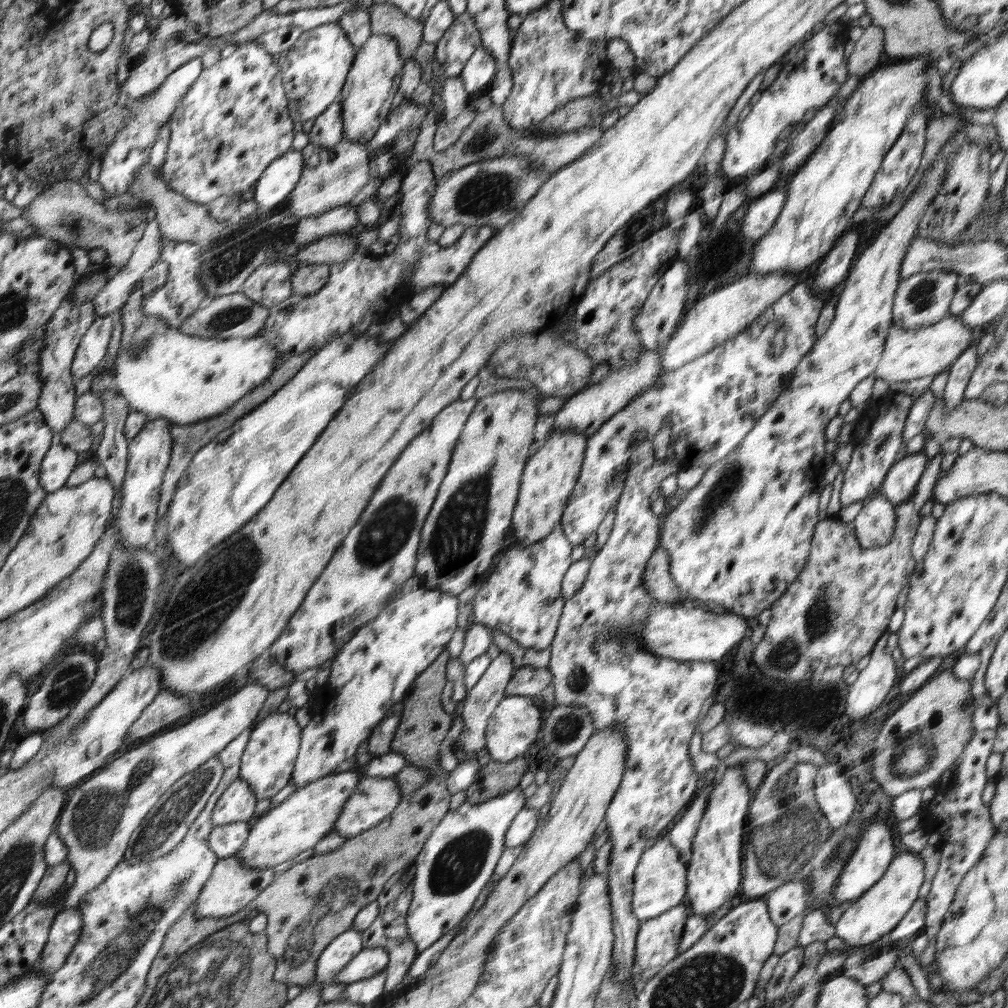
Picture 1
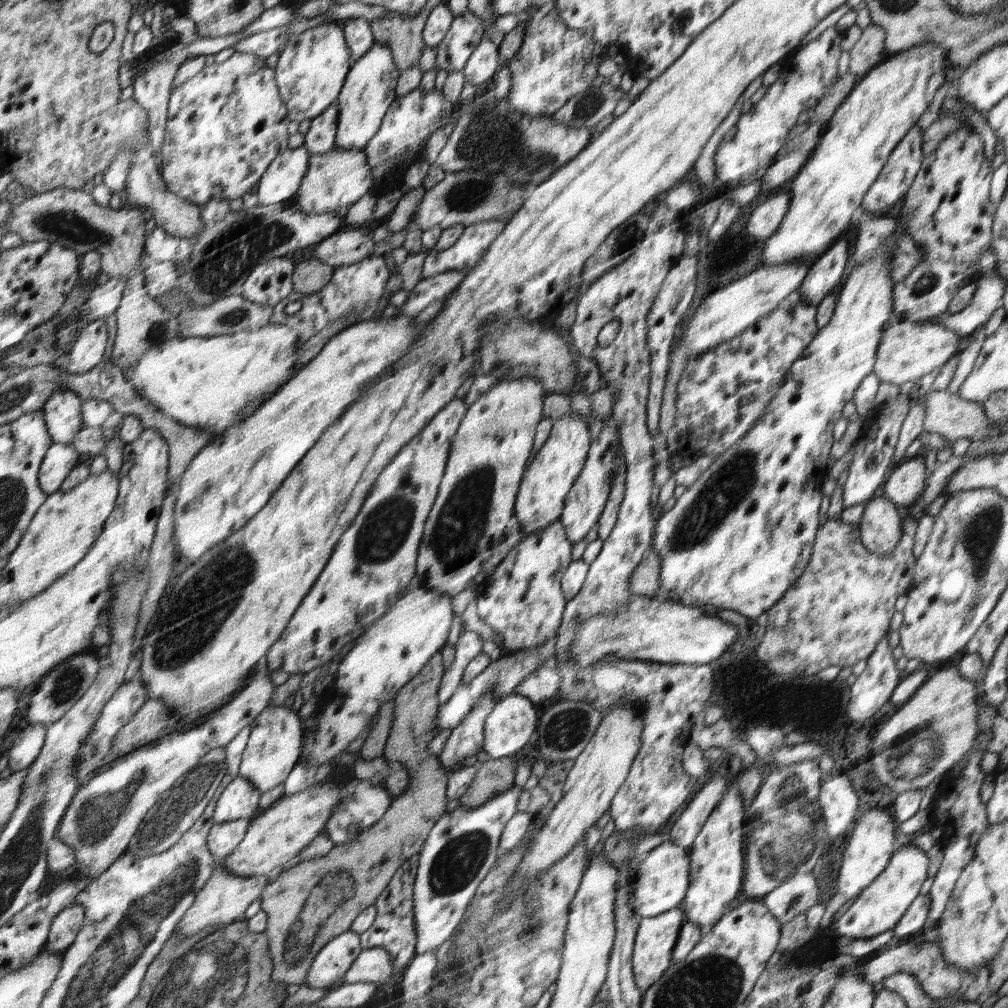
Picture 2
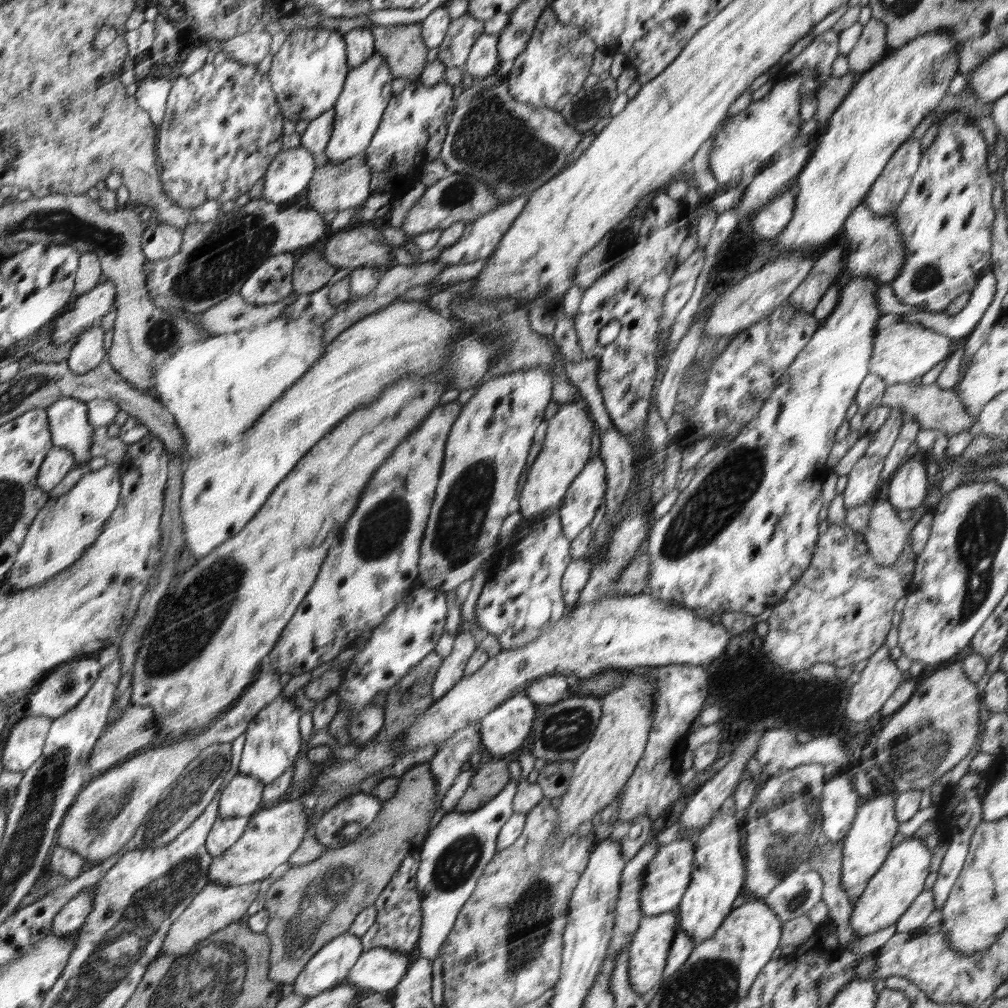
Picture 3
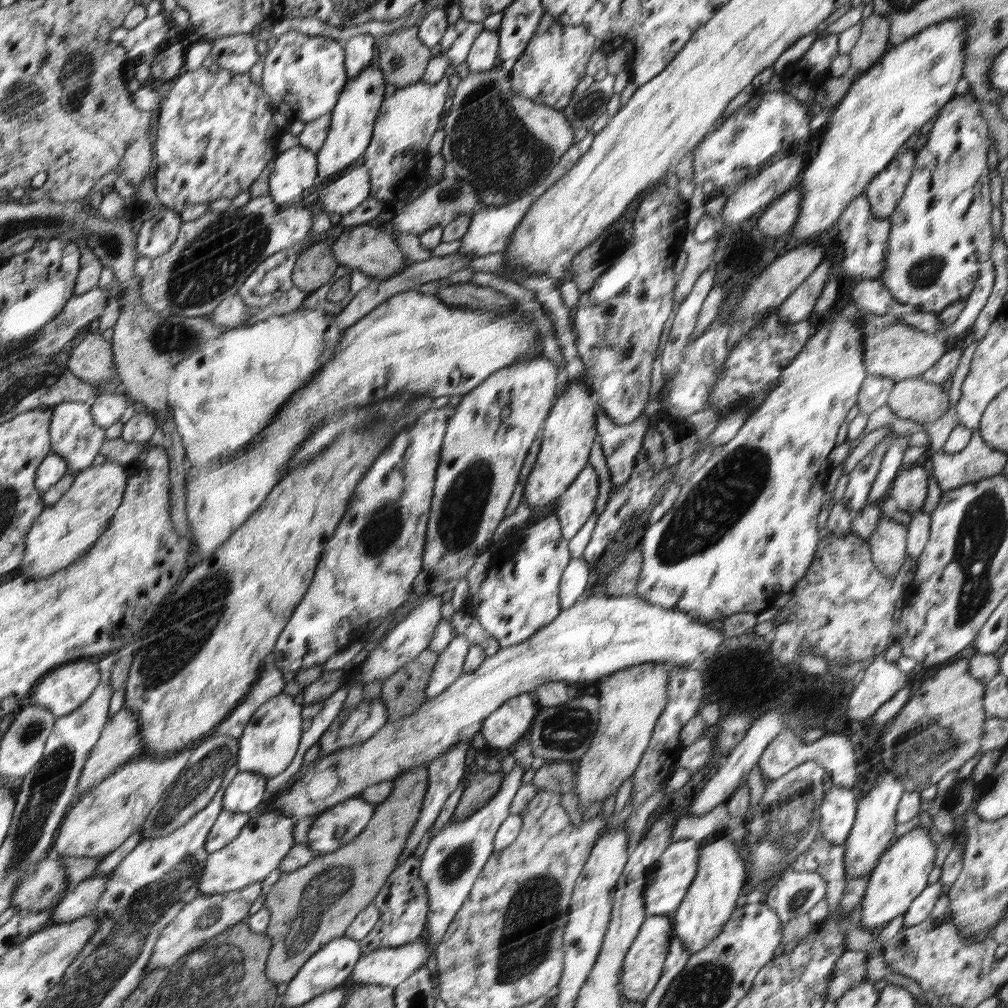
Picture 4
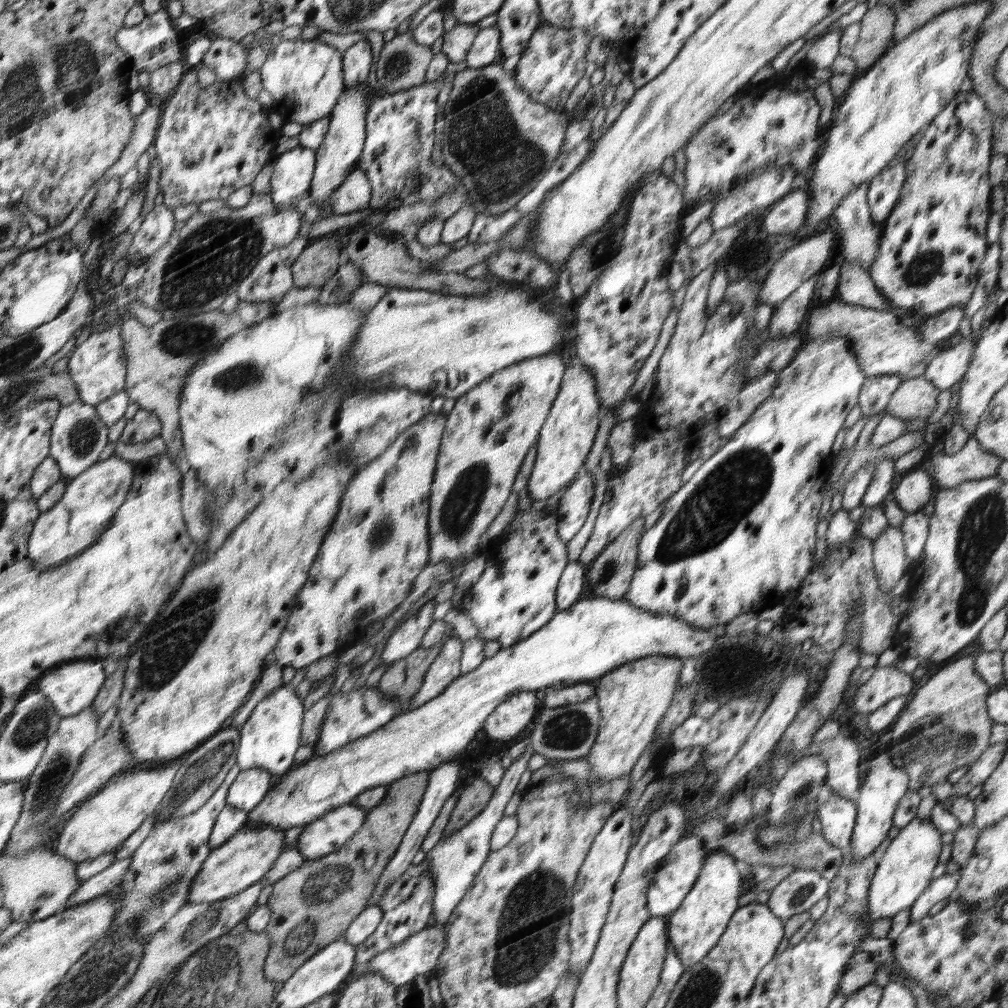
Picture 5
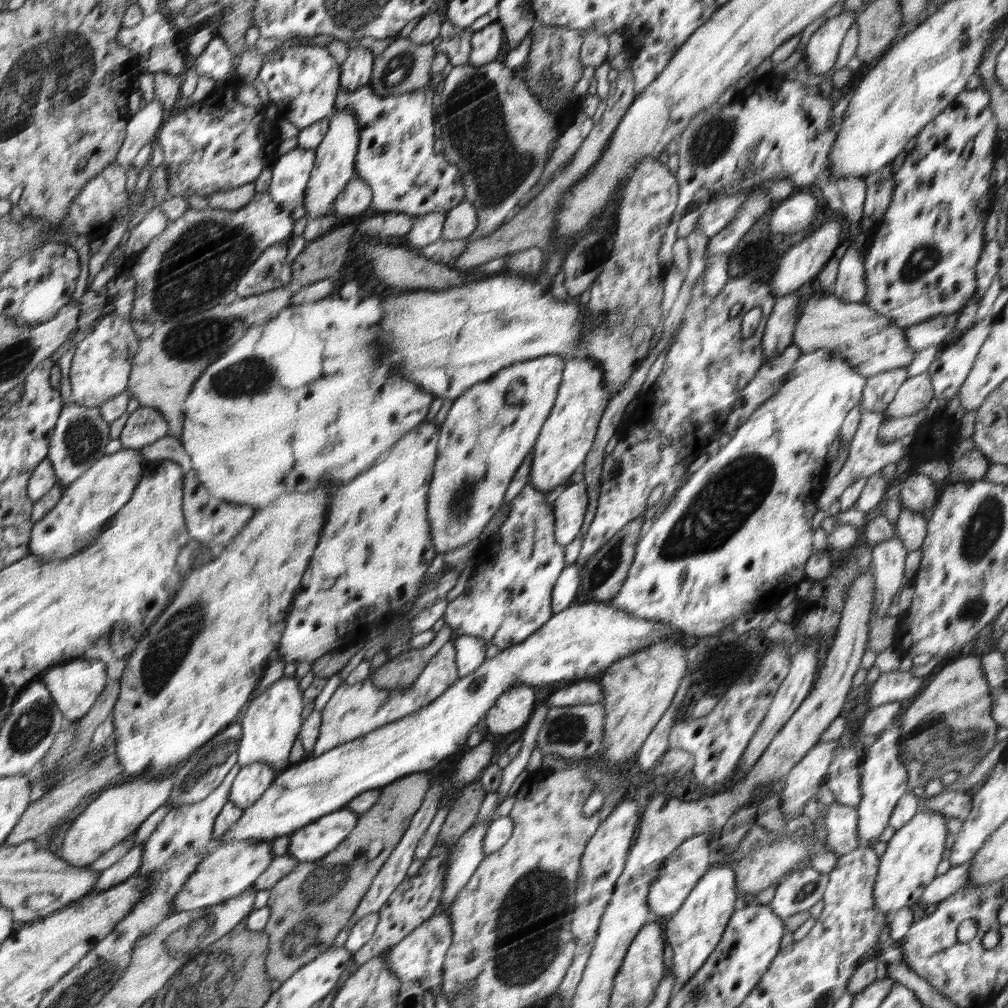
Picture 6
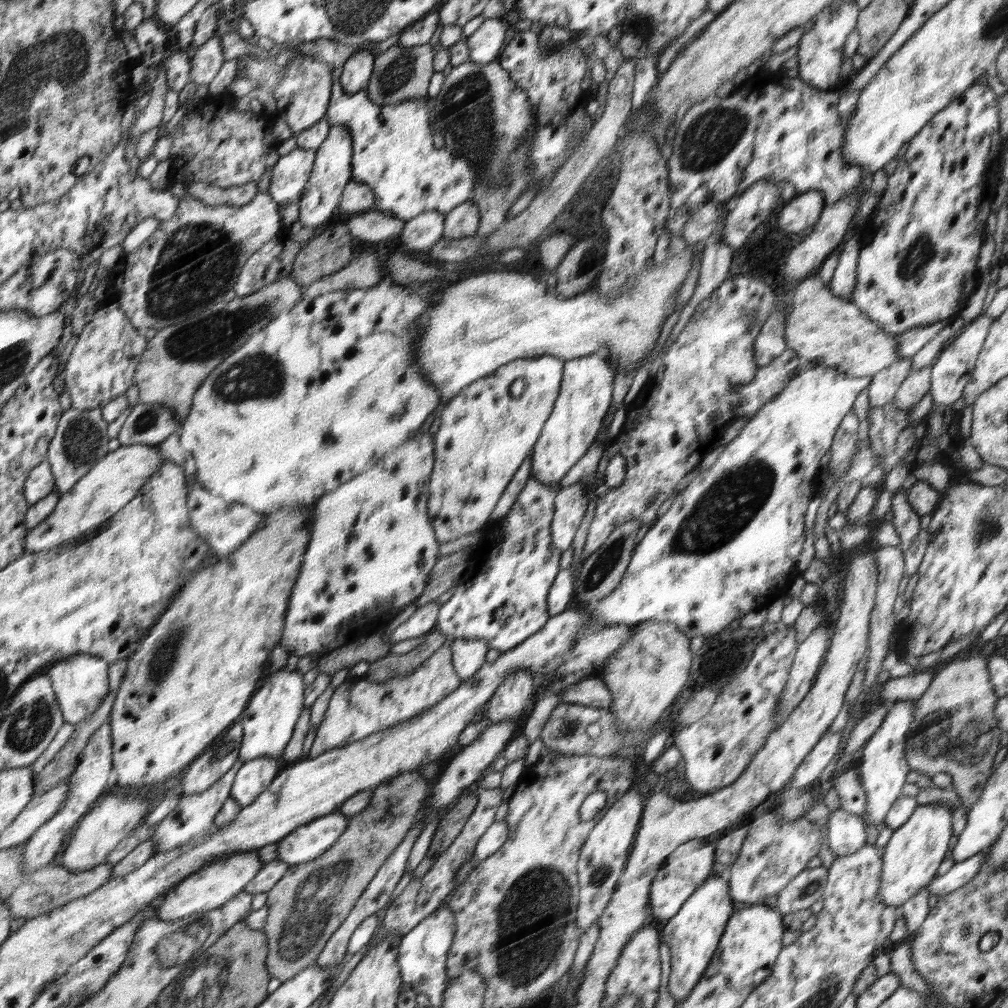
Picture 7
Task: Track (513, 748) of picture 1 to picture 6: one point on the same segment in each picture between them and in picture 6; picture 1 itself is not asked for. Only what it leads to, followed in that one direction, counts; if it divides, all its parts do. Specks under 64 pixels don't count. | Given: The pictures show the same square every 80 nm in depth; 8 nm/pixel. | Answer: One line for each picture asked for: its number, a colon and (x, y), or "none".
2: (512, 720)
3: (504, 729)
4: (503, 728)
5: (510, 717)
6: (514, 708)

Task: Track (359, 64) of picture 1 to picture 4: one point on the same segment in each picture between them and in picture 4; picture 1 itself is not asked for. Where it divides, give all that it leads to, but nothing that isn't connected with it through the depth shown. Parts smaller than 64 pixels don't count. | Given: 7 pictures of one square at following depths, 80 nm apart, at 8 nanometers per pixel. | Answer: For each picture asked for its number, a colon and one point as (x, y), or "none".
2: (369, 90)
3: (367, 92)
4: (352, 122)

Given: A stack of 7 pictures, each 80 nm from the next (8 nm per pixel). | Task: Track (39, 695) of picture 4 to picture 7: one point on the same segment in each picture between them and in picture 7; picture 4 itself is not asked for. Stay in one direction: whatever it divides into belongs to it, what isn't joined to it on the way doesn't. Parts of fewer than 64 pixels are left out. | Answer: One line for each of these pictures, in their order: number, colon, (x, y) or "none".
5: (70, 689)
6: (74, 687)
7: (80, 683)

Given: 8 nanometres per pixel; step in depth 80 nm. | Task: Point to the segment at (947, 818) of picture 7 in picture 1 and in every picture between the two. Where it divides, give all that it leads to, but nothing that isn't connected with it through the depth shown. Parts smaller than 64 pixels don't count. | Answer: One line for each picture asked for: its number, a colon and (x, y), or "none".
1: (878, 911)
2: (878, 908)
3: (886, 896)
4: (902, 873)
5: (906, 869)
6: (909, 865)

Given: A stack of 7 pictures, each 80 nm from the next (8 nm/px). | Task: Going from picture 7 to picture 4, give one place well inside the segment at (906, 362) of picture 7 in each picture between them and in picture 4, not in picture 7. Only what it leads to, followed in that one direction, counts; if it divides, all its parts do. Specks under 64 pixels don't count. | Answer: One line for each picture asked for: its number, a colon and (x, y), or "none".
4: (874, 393)
5: (876, 392)
6: (879, 391)

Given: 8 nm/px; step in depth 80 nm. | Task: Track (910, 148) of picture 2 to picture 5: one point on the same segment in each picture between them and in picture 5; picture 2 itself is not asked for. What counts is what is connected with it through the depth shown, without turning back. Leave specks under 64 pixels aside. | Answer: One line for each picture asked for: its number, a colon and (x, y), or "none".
3: (886, 192)
4: (884, 191)
5: (884, 189)

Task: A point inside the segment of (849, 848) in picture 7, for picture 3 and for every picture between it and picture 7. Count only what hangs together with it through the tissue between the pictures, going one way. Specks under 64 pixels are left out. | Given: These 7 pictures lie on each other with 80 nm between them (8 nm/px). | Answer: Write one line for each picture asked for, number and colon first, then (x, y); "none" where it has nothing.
3: (839, 803)
4: (837, 812)
5: (838, 815)
6: (841, 821)

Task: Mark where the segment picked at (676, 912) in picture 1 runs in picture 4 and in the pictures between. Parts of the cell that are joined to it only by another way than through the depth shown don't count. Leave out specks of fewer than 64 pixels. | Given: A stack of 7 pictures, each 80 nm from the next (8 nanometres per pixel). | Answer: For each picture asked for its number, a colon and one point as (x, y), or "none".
2: (656, 936)
3: (649, 949)
4: (642, 967)

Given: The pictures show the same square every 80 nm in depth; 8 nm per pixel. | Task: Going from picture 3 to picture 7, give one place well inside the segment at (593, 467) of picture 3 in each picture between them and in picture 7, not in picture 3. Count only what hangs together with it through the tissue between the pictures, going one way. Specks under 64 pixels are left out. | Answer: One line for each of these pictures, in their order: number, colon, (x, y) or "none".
4: (574, 507)
5: (573, 506)
6: (570, 506)
7: (570, 504)

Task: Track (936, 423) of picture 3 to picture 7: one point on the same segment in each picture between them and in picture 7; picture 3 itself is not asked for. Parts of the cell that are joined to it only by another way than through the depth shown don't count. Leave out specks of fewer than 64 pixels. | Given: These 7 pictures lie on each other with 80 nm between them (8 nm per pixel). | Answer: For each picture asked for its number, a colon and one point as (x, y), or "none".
4: (924, 402)
5: (915, 398)
6: (915, 393)
7: (913, 389)

